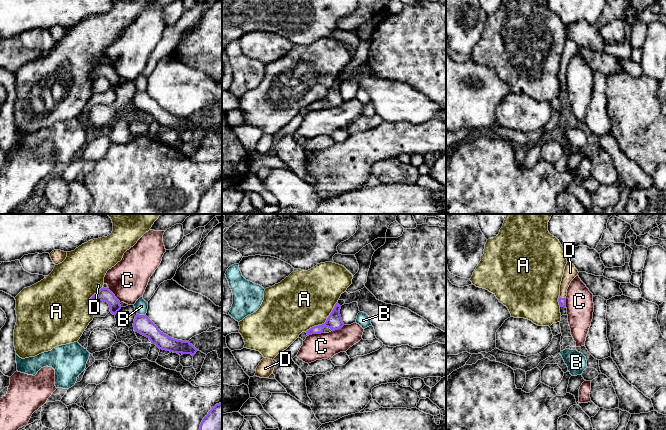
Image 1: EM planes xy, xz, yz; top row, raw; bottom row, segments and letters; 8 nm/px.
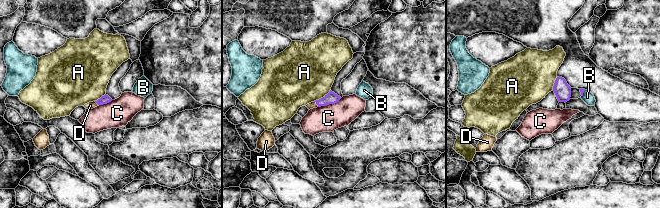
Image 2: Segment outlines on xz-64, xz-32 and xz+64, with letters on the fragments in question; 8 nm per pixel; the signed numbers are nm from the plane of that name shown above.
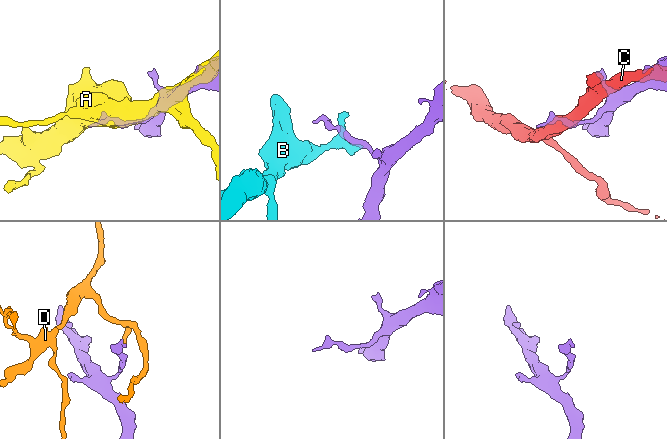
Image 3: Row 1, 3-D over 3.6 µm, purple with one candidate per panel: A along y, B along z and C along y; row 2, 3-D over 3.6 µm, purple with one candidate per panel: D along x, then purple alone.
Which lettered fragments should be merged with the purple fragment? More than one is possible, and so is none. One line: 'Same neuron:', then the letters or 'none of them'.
Same neuron: none of them

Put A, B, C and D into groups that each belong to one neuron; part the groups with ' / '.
A / B / C / D

